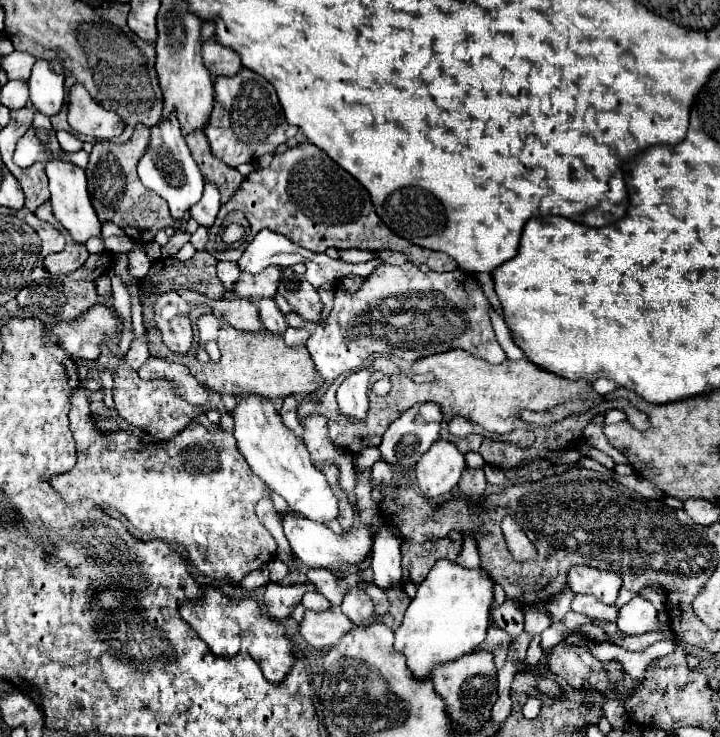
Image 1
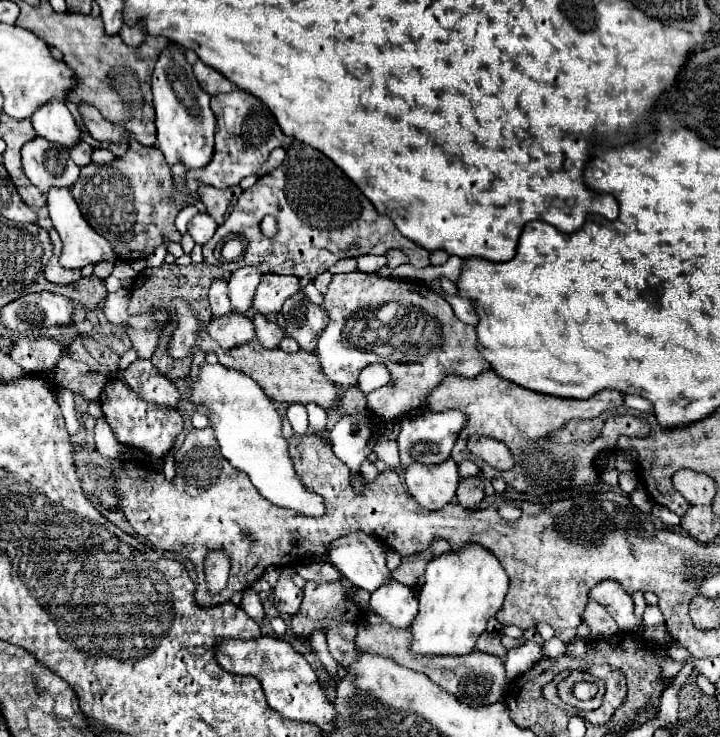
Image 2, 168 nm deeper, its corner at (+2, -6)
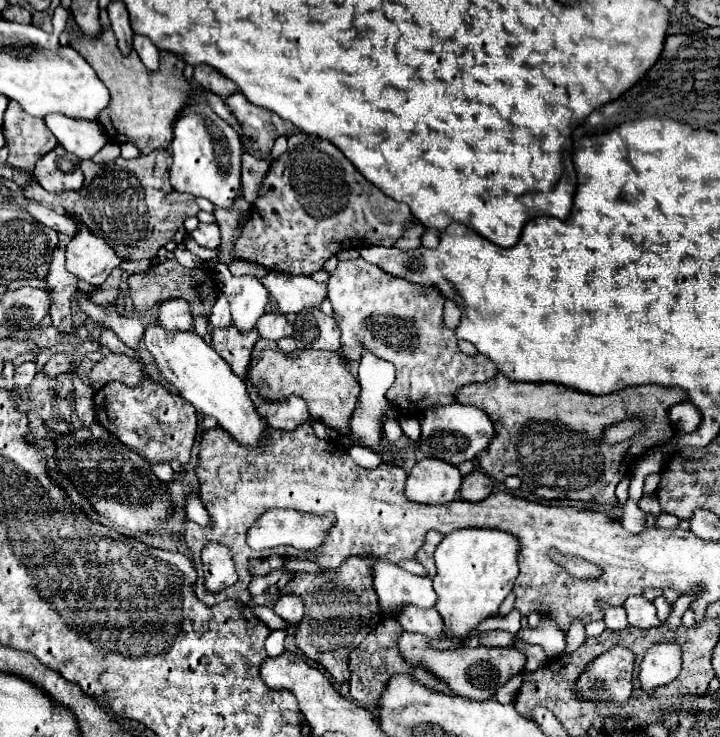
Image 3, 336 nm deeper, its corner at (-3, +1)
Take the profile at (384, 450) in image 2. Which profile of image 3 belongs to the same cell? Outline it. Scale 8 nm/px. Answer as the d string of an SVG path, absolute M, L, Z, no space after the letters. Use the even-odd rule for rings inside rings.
M422 459L408 473L406 497L416 503L444 505L456 497L460 483L458 467L440 459Z

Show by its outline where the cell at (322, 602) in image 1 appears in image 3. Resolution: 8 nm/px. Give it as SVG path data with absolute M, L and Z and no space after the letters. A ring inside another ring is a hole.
M384 617L384 619L378 623L378 627L376 627L372 633L368 633L368 635L364 637L364 641L362 641L354 651L350 651L350 657L348 657L348 667L350 667L350 695L352 695L352 699L354 699L358 705L362 705L364 709L370 709L370 711L372 711L372 707L376 707L376 701L378 701L378 697L380 697L380 691L382 691L384 683L386 683L388 677L394 675L394 673L412 673L420 683L428 685L430 689L440 689L440 691L444 691L444 693L452 693L452 691L446 687L446 683L442 683L440 679L436 679L432 673L424 671L422 667L410 667L410 665L400 657L398 647L396 647L396 637L398 637L400 633L402 633L402 627L400 627L396 621L392 621L390 617Z

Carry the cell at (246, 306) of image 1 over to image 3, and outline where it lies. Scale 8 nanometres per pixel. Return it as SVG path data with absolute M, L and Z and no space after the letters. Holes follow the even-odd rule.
M230 325L228 329L212 331L212 347L232 365L234 373L244 377L250 361L250 349L258 341L258 337L260 335L256 329L252 329L252 333L240 333L238 329L234 329L234 325Z

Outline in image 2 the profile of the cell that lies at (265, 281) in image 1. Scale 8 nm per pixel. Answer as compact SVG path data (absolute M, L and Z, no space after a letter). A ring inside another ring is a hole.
M263 274L253 306L263 314L277 314L277 312L281 312L283 302L299 292L301 292L299 278Z

